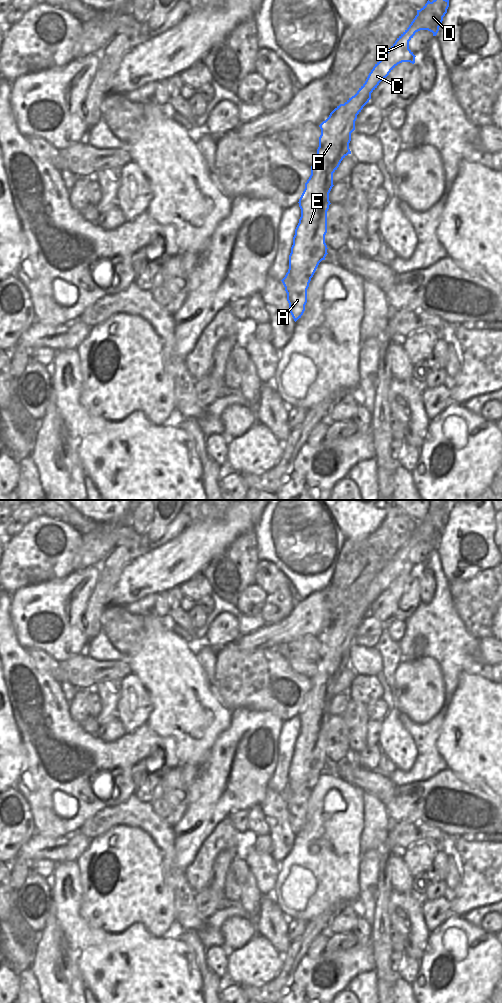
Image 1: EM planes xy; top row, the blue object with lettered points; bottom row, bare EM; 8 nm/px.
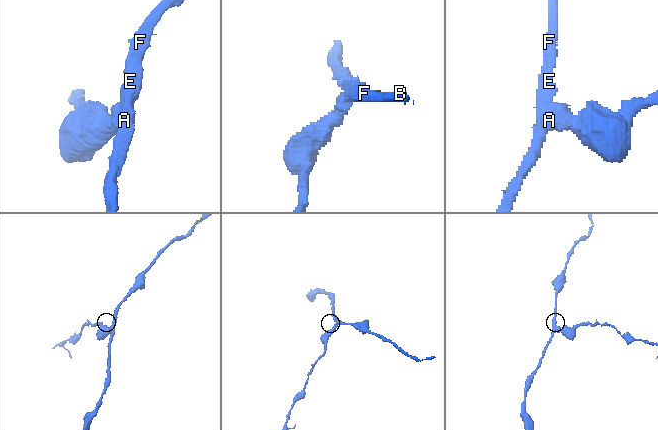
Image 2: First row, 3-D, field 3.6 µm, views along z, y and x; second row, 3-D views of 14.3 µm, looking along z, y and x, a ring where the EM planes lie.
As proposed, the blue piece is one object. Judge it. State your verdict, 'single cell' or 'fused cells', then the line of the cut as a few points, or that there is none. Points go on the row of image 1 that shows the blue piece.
fused cells; cut xy (287, 272), (293, 278), (311, 277)

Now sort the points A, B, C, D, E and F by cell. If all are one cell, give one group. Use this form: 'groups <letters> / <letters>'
groups A / B C D E F

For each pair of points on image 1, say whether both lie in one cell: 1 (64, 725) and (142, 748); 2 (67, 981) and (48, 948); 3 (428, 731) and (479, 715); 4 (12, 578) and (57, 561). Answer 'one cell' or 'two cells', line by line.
1: one cell
2: one cell
3: two cells
4: one cell

